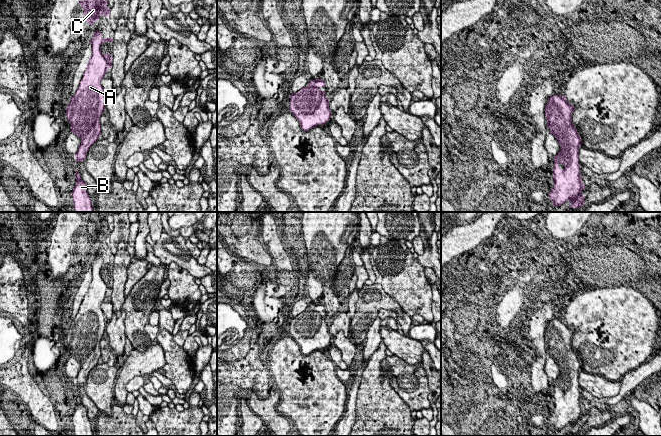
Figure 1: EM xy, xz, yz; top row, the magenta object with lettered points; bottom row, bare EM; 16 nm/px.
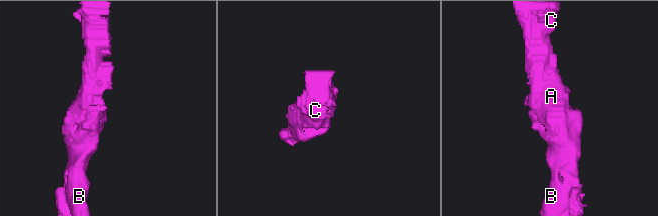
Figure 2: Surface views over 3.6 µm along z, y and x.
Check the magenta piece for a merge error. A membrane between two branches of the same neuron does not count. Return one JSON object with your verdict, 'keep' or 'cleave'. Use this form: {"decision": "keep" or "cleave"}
{"decision": "keep"}

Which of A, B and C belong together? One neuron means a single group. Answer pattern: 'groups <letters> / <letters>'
groups A B C

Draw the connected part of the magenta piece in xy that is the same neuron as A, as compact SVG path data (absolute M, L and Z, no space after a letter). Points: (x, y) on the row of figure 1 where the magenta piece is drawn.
M95 30L90 43L92 56L80 81L76 93L66 108L66 116L71 126L71 133L81 138L81 145L75 155L76 161L84 162L89 148L99 139L101 134L100 118L105 110L105 91L101 80L112 68L112 54L103 54L100 46L105 42L113 42L113 38L103 38L99 30Z

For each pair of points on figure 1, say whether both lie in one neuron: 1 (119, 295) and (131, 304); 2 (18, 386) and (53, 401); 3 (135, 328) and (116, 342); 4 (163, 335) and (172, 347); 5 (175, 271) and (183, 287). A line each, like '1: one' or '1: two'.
1: two
2: one
3: two
4: one
5: one

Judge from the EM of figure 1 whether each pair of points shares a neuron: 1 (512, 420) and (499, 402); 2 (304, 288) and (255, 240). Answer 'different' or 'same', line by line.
1: different
2: different

